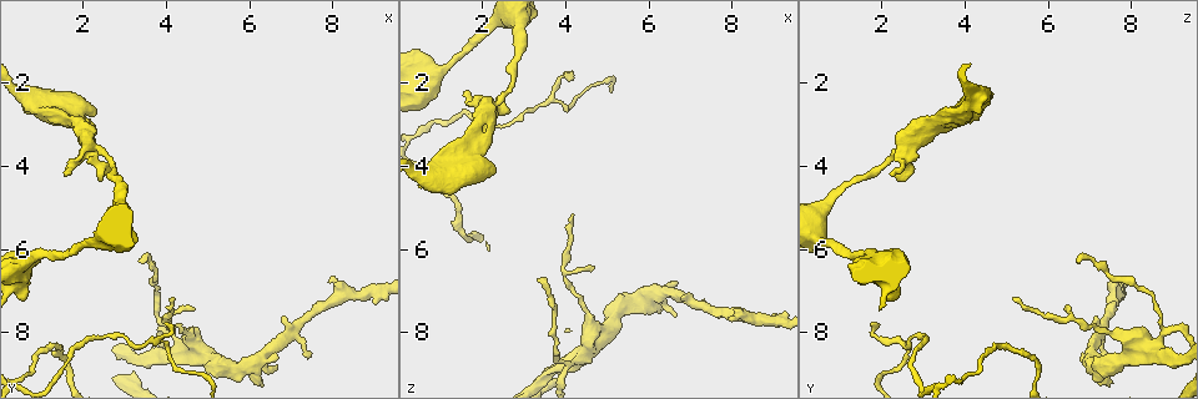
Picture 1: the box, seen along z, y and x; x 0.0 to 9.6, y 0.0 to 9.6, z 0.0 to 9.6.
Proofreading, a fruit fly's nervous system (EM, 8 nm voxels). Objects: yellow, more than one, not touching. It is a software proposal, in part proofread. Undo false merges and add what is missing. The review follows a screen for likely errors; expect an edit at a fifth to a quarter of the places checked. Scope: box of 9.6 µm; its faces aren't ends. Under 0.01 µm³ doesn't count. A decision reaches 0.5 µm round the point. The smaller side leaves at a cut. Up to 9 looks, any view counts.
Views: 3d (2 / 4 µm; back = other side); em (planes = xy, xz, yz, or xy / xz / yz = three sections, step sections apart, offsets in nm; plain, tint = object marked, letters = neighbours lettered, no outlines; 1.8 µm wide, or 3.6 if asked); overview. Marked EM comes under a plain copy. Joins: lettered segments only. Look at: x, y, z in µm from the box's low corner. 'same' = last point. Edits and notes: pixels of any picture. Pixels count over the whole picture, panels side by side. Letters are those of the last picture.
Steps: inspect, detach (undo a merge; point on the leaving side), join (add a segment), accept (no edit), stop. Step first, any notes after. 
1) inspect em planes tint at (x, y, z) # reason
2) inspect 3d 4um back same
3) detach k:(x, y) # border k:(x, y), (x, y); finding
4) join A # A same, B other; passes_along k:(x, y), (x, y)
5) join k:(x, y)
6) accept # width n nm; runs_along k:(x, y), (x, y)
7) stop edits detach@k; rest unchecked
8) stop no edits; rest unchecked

inspect 3d 4um at (4.20, 8.10, 8.75) # sudden change in width

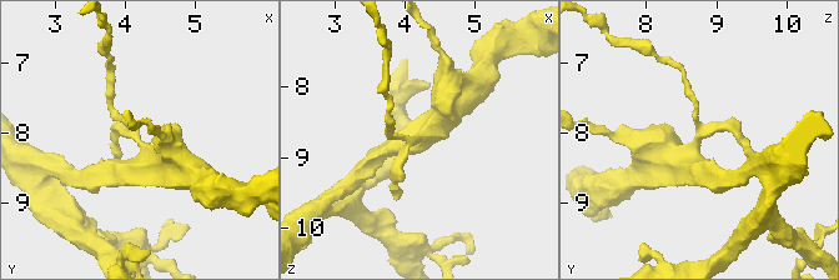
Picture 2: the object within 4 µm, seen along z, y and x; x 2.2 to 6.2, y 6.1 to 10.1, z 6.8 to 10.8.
inspect em 3.6um xz step 8 tint at (4.25, 8.15, 8.70)

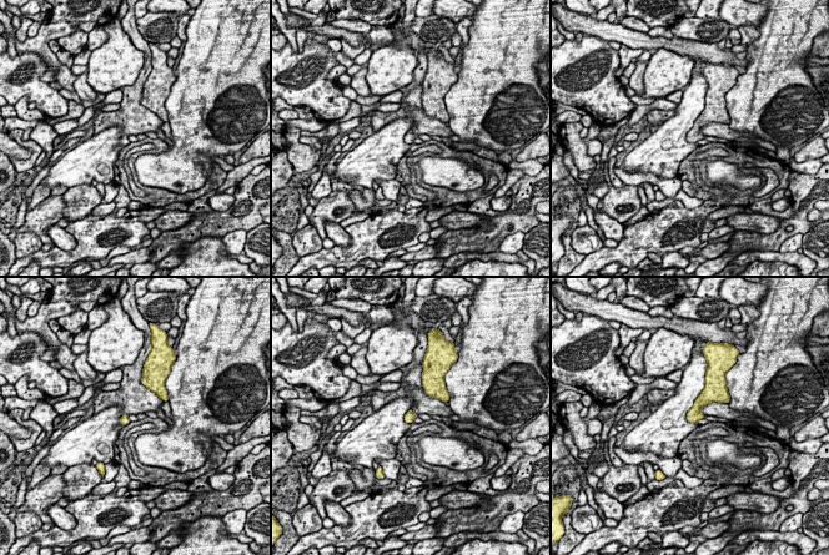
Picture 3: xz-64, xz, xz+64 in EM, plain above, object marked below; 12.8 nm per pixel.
inspect em 3.6um planes letters same # cut it another way

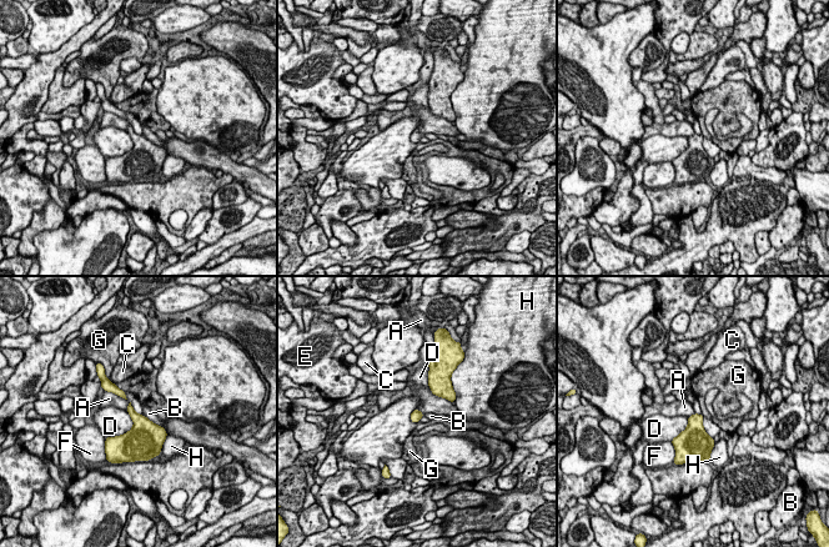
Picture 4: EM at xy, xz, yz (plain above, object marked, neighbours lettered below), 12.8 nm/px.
accept # width 160 nm; A other, B other, C other, D other, E other, F other, G other, H other; one cell here

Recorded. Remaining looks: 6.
inspect 3d 2um at (5.90, 8.90, 7.10) # a fork

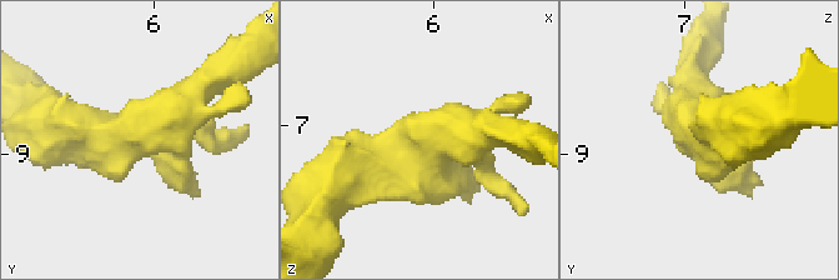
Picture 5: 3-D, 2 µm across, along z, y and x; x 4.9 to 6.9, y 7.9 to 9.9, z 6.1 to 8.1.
inspect em planes tint at (5.90, 8.86, 7.14)

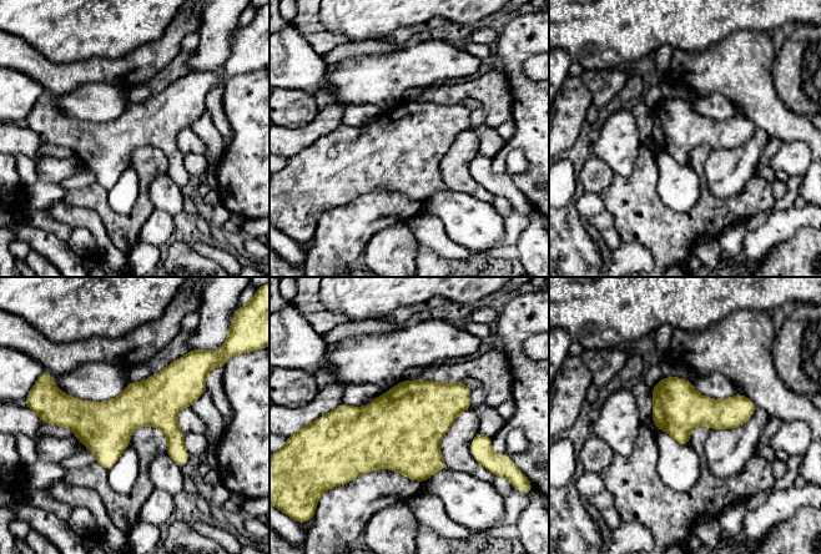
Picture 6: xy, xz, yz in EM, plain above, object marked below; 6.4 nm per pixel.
inspect em planes letters same

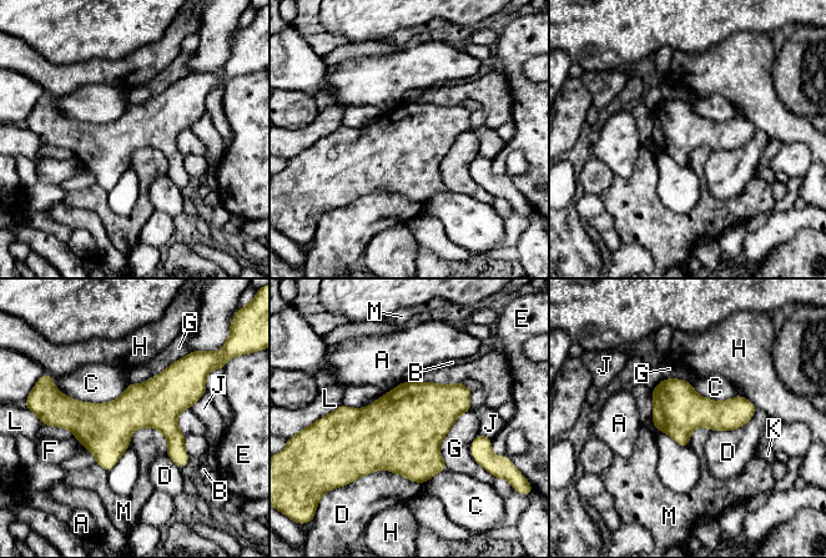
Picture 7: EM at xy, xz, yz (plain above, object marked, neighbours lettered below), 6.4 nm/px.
accept # A other, B other, C other, D other, E other, F other, G other, H other, J other, K other, L other, M other; runs_along 7:(200, 392), (127, 413), (55, 412); all the same cell

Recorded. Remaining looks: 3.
inspect em planes letters at (4.65, 7.50, 6.50) # tapers out

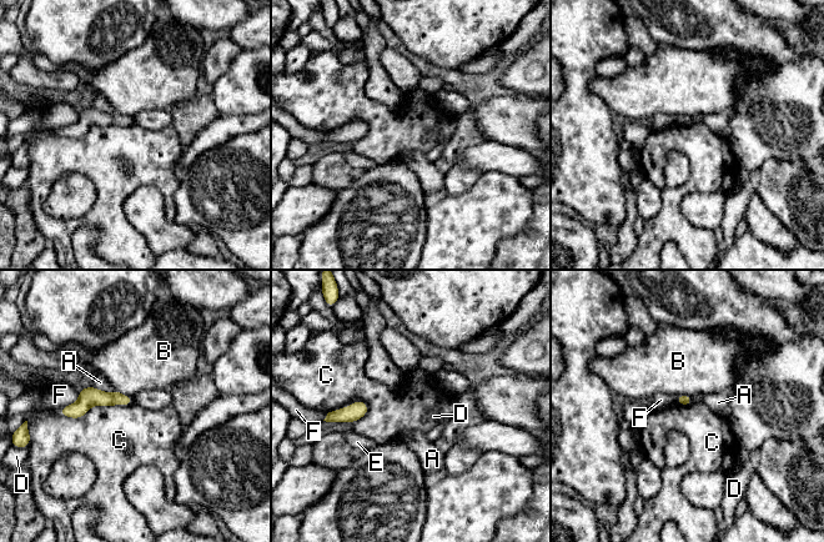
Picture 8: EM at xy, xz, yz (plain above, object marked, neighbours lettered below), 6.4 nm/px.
accept # A other, B other, C other, D other, E other, F other; border 8:(134, 402), (58, 412); no lettered segment goes on from it

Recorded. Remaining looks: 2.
inspect em xy step 16 tint at (4.00, 7.70, 1.75)

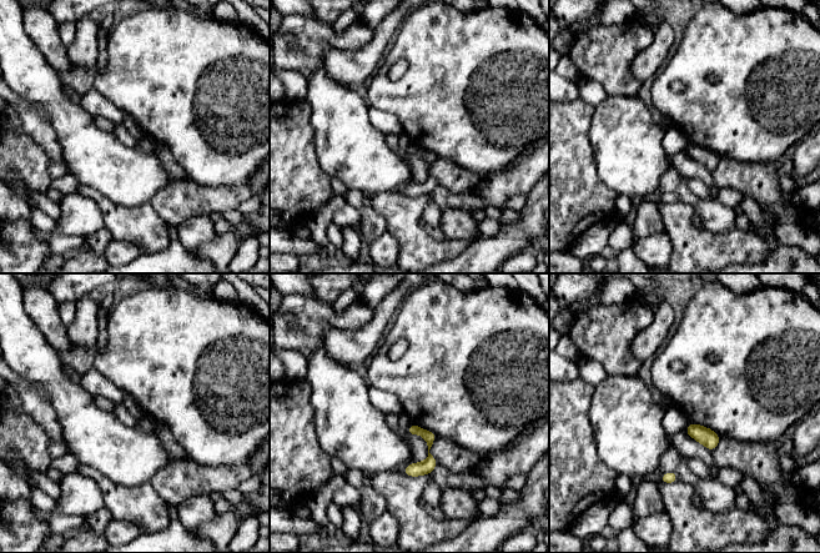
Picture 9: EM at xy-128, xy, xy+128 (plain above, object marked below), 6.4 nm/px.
inspect em planes letters same # cut it another way

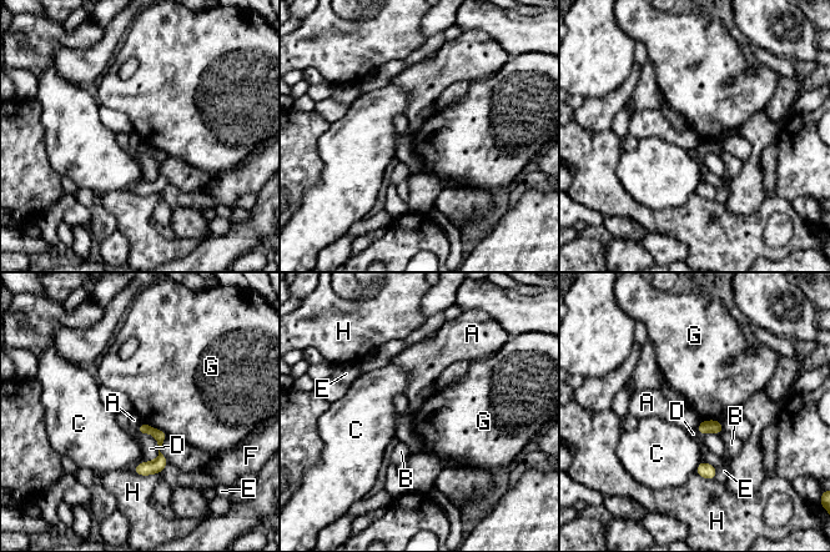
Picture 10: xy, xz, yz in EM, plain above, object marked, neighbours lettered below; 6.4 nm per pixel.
accept # A other, B other, C other, D other, E other, F other, G other, H other; border 10:(142, 421), (169, 435); none of them fits

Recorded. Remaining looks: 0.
stop no edits; rest unchecked

